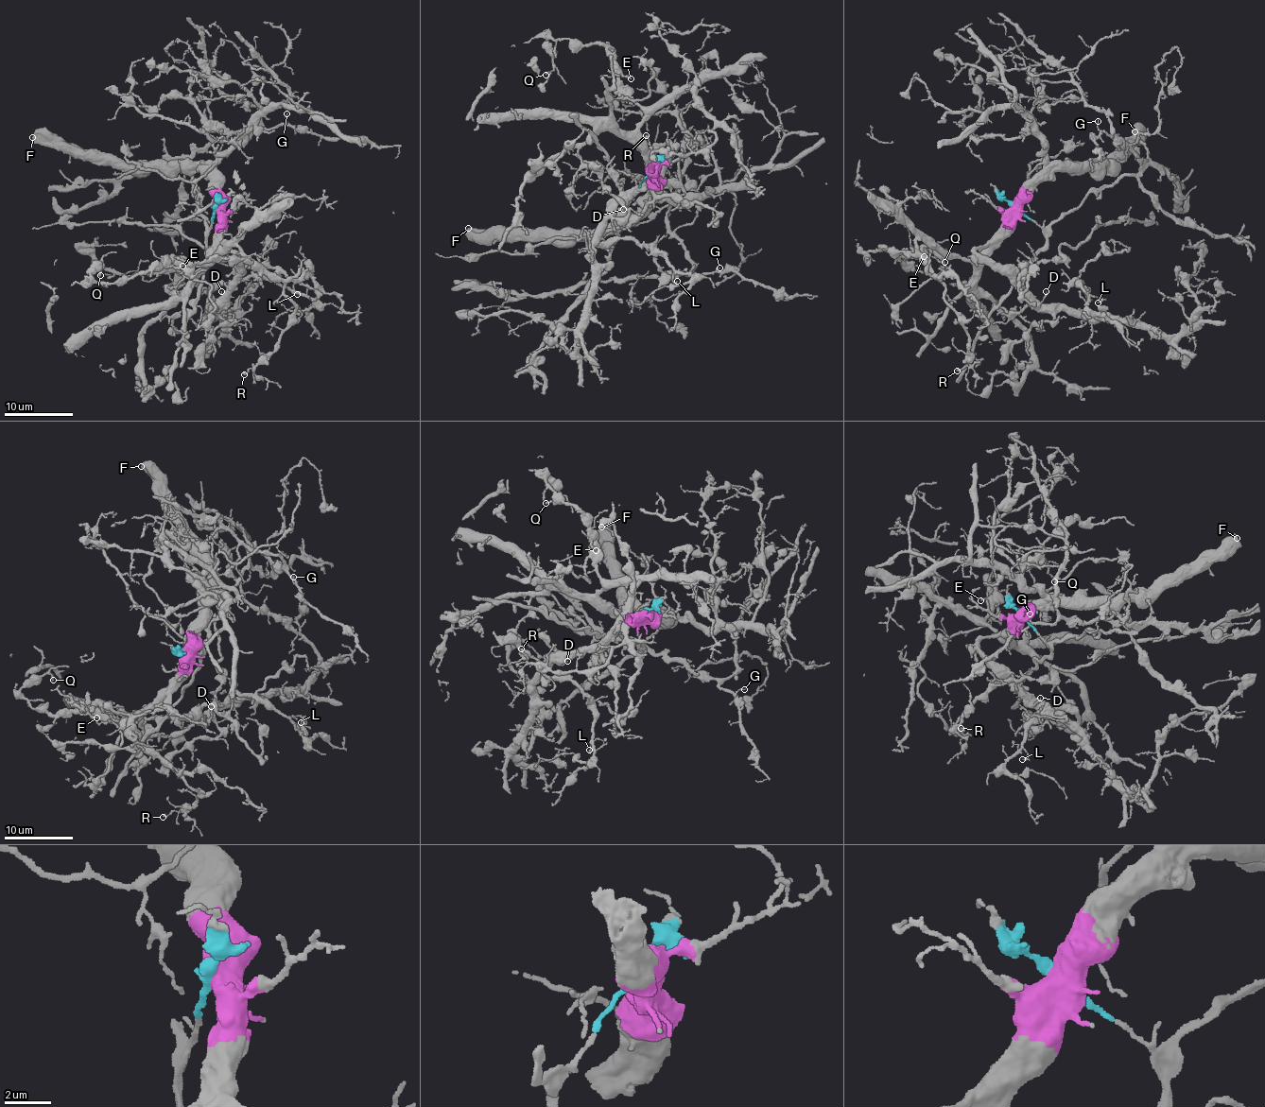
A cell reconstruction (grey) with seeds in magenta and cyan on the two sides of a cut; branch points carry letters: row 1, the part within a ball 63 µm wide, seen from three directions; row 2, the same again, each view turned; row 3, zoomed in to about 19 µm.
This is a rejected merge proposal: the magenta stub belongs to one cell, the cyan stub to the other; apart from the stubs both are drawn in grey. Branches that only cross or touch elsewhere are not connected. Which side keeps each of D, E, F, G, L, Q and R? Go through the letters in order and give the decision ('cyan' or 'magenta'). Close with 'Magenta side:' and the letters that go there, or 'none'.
D: magenta
E: magenta
F: magenta
G: cyan
L: magenta
Q: magenta
R: magenta
Magenta side: D, E, F, L, Q, R

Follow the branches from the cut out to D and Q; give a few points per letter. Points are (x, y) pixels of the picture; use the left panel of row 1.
D: (216, 209), (222, 234), (220, 241), (242, 261), (245, 270), (224, 300), (225, 302), (221, 292)
Q: (216, 209), (206, 265), (180, 266), (166, 257), (144, 273), (97, 283), (91, 274), (100, 262), (99, 275)

